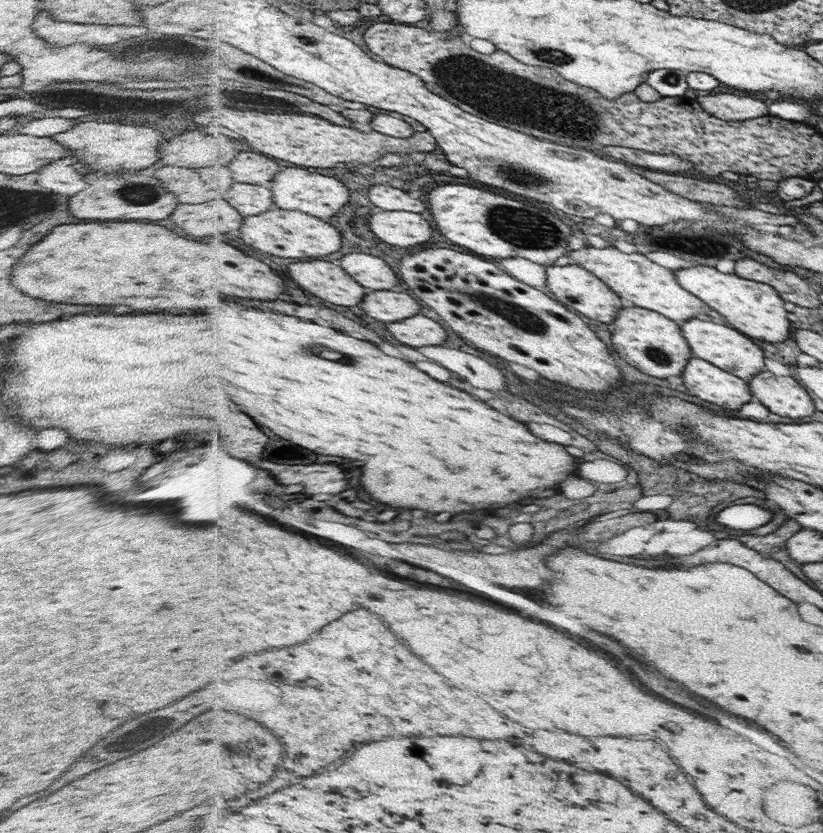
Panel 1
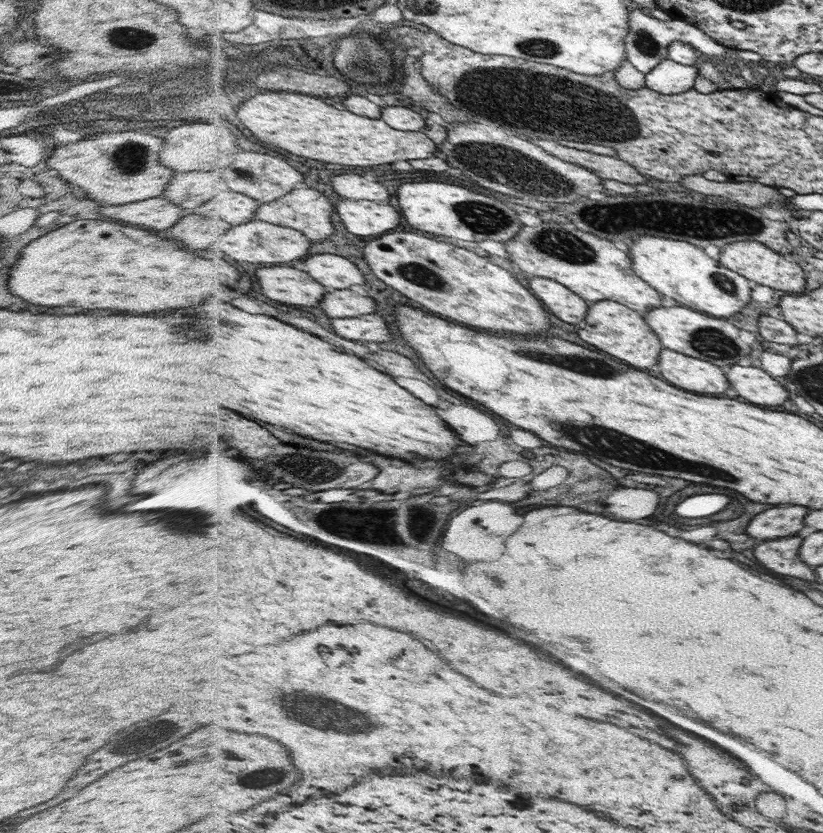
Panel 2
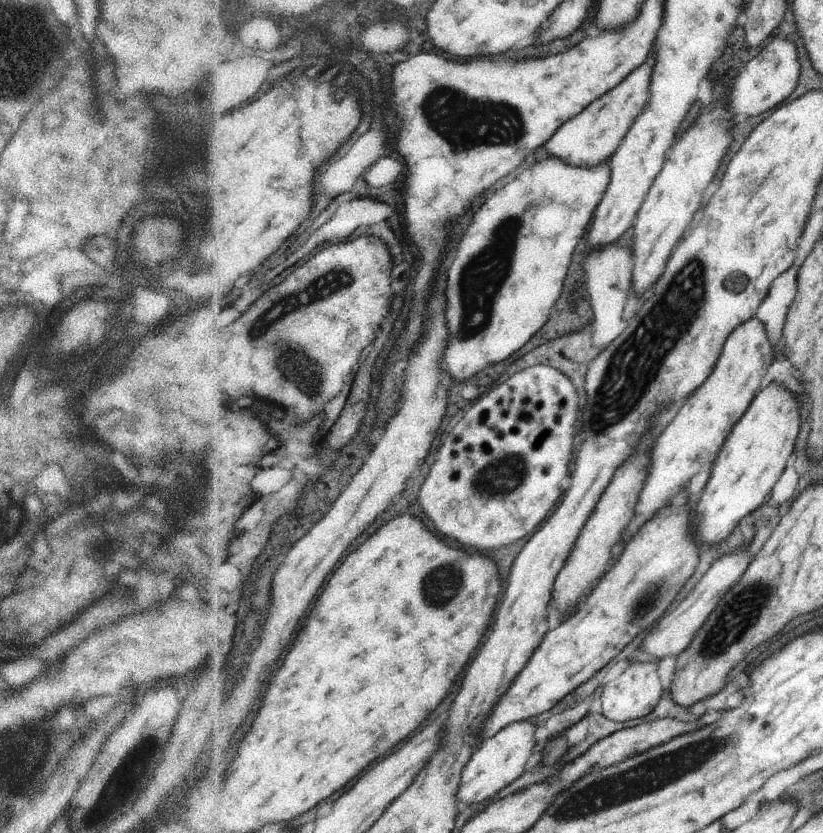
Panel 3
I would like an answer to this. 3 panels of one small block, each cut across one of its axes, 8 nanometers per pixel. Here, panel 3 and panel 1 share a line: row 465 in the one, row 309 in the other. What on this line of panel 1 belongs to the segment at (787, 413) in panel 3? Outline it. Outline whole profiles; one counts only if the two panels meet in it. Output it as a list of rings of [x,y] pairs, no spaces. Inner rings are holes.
[[[688,264],[686,268],[675,271],[675,276],[685,289],[695,293],[711,309],[724,316],[727,324],[738,332],[753,339],[774,345],[784,343],[792,334],[792,326],[788,320],[788,311],[784,307],[785,300],[772,285],[760,281],[746,280],[734,274],[724,274],[717,268],[704,264]]]

